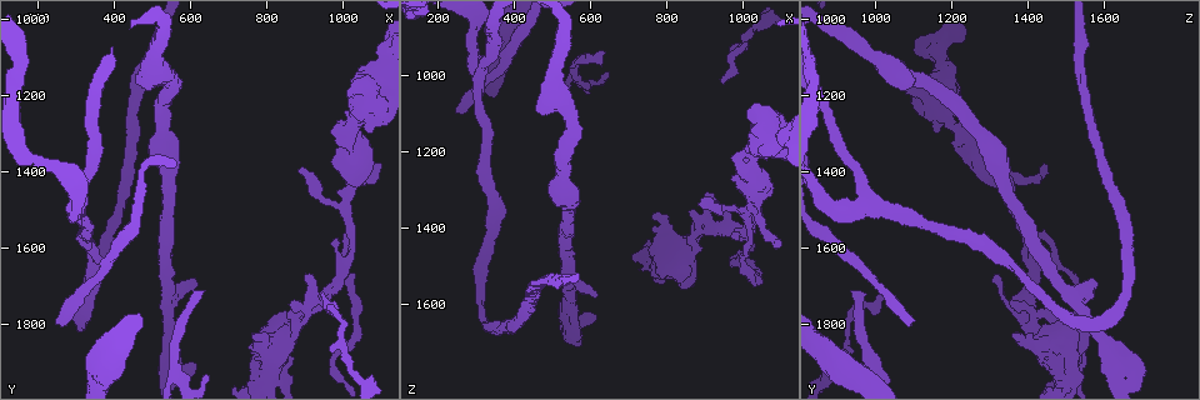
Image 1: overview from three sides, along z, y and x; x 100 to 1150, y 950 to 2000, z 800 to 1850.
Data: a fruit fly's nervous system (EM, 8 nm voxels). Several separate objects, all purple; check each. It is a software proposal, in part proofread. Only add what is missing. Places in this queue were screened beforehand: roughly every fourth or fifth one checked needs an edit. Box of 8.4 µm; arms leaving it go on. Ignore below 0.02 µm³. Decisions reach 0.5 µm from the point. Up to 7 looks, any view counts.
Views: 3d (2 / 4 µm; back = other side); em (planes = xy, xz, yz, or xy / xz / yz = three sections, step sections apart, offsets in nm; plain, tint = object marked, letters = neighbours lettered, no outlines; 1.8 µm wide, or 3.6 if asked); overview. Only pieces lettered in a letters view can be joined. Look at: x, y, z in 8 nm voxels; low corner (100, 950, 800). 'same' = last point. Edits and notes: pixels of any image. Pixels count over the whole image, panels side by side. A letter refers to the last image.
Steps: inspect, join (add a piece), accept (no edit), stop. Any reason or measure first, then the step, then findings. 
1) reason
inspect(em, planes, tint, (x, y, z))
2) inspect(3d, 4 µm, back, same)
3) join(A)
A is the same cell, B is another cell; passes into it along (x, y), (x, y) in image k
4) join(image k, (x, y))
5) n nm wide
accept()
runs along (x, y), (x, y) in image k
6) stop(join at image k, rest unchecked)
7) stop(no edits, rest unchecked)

calibre changes
inspect(3d, 4 µm, (910, 1770, 1395))

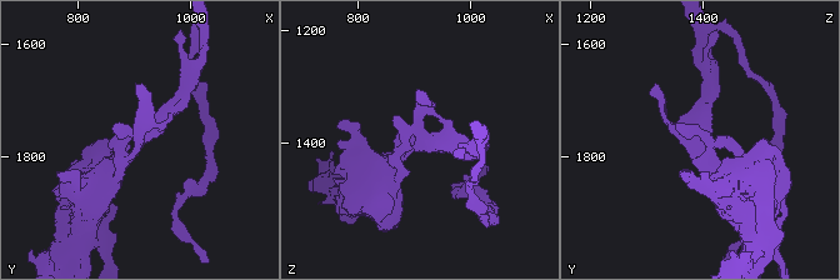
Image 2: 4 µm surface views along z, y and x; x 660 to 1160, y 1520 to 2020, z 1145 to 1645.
need the tissue
inspect(em, planes, letters, (910, 1770, 1400))

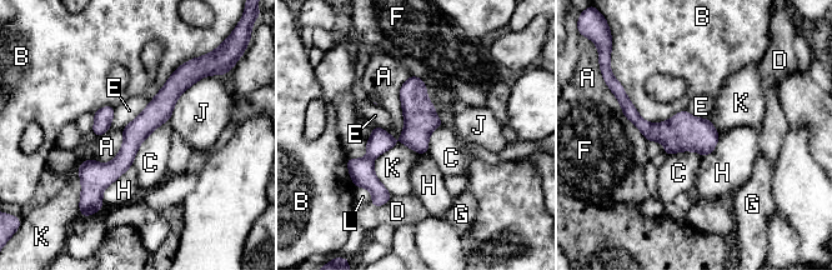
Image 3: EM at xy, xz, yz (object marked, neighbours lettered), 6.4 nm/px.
150 nm wide
accept()
A, B, C, D, E, F, G, H, J, K and L are other cells; no lettered piece goes on from it

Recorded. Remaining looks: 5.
arms run side by side
inspect(em, planes, tint, (540, 1875, 1605))

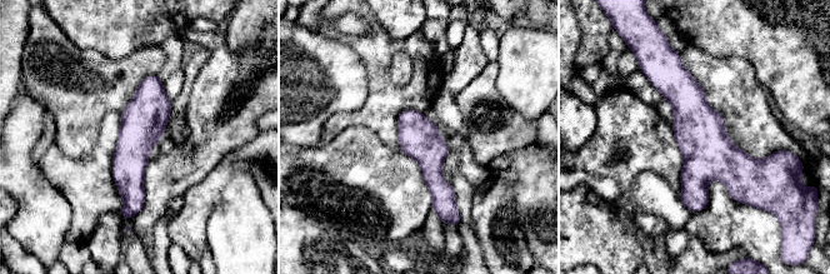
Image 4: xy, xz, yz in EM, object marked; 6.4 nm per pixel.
see the neighbours
inspect(em, planes, letters, same)

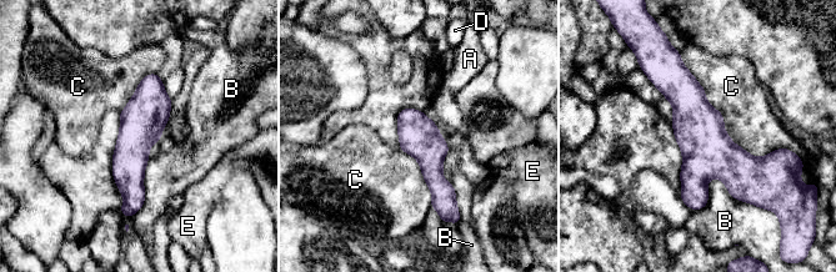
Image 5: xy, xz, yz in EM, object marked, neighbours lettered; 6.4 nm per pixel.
C touches over 950 nm
accept()
A, B, C, D and E are other cells; runs along (672, 65), (741, 196) in image 5; no lettered piece goes on from it

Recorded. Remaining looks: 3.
a fork
inspect(em, planes, plain, (565, 1945, 1005))

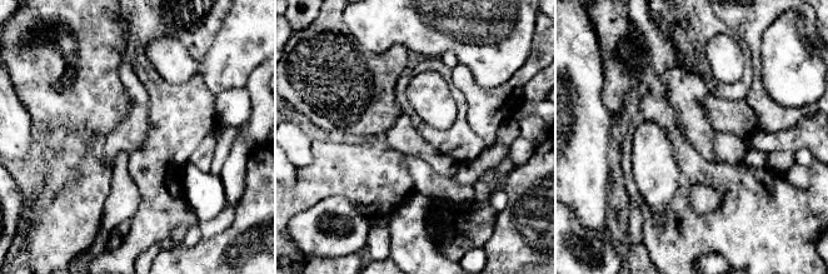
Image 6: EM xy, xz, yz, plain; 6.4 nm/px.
see the neighbours
inspect(em, planes, letters, same)

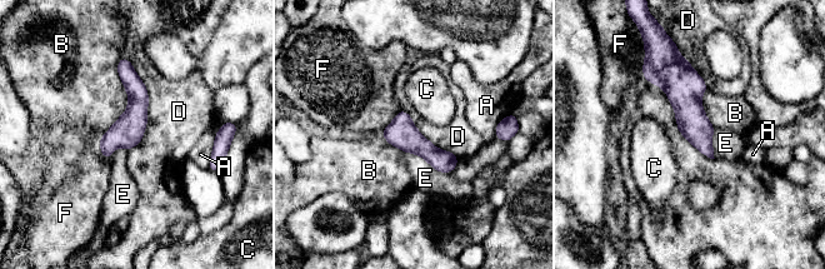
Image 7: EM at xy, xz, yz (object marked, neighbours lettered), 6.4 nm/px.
190 nm wide
accept()
A, B, C, D, E and F are other cells; border along (120, 56), (148, 95), (129, 150) in image 7; none of them fits

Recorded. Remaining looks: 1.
stop(no edits, rest unchecked)

